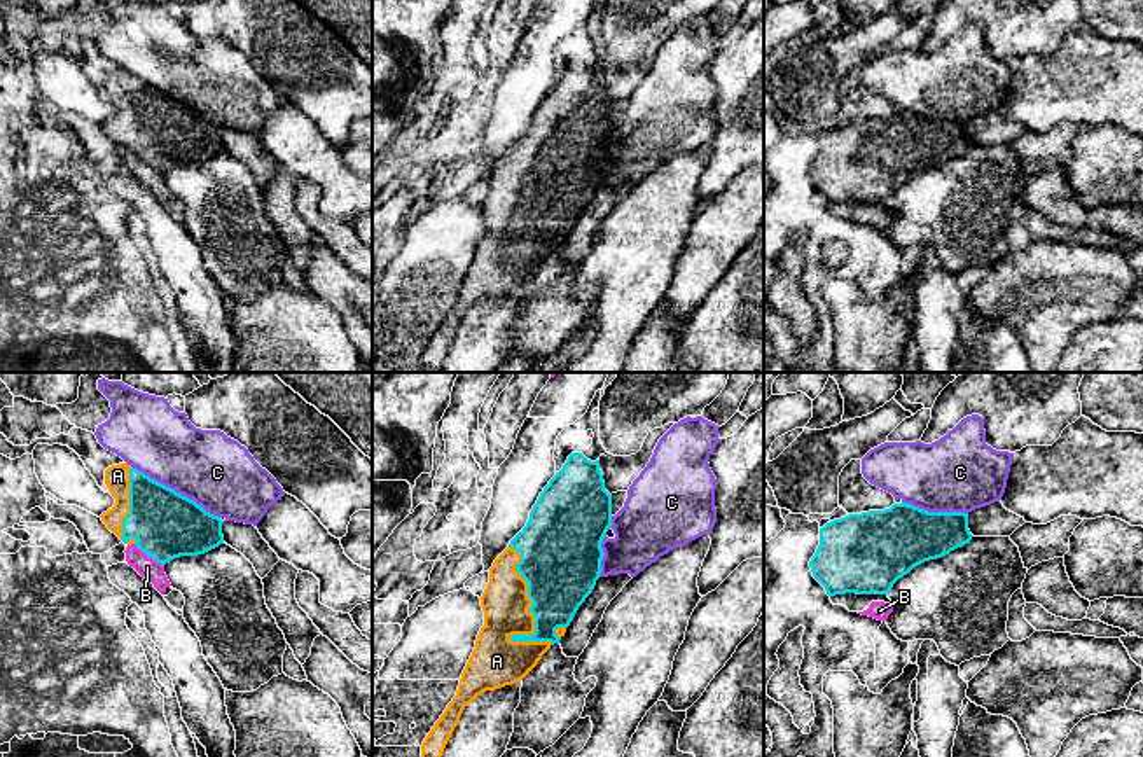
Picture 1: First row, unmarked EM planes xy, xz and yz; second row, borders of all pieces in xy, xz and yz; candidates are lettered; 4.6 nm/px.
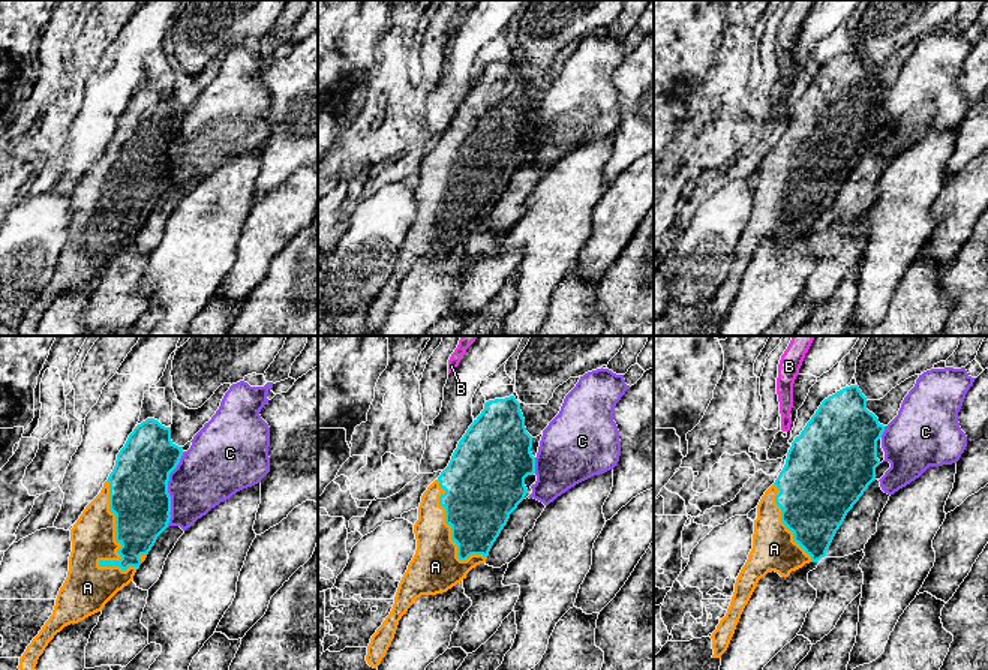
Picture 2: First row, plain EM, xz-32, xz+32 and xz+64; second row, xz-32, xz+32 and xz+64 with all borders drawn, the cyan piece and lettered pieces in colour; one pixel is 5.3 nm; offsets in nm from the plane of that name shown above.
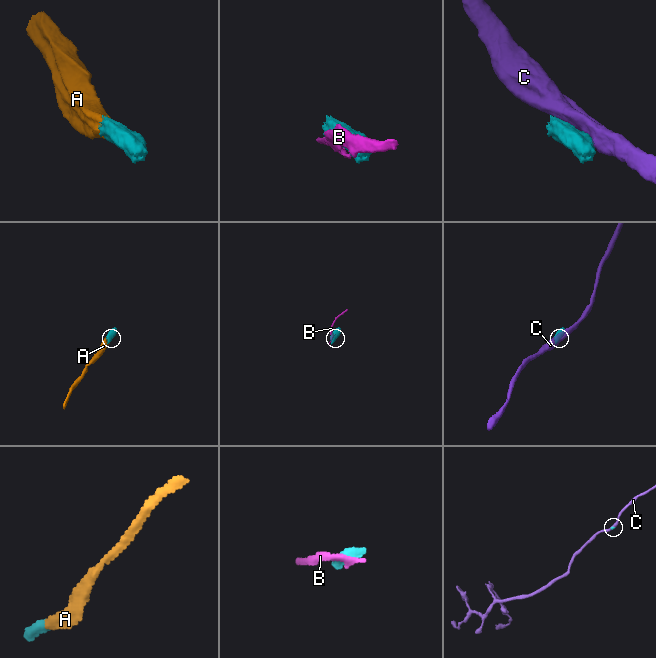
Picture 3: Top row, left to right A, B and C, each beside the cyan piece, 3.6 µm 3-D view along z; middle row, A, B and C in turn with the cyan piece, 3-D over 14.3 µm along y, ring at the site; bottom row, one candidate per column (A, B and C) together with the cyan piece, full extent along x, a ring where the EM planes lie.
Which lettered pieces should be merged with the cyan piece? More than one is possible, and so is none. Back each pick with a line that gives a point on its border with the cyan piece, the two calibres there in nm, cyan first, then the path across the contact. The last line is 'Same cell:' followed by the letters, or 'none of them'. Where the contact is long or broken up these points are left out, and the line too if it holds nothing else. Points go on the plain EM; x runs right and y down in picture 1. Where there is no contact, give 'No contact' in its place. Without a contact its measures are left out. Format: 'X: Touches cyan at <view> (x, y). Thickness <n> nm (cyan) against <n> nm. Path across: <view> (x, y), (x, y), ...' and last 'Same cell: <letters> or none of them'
A: Touches cyan at xz (535, 229). Thickness 320 nm (cyan) against 220 nm
Same cell: A

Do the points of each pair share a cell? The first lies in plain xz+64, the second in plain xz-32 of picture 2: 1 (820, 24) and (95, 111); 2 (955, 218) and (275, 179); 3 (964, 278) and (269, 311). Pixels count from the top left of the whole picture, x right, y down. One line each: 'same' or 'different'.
1: same
2: different
3: same

